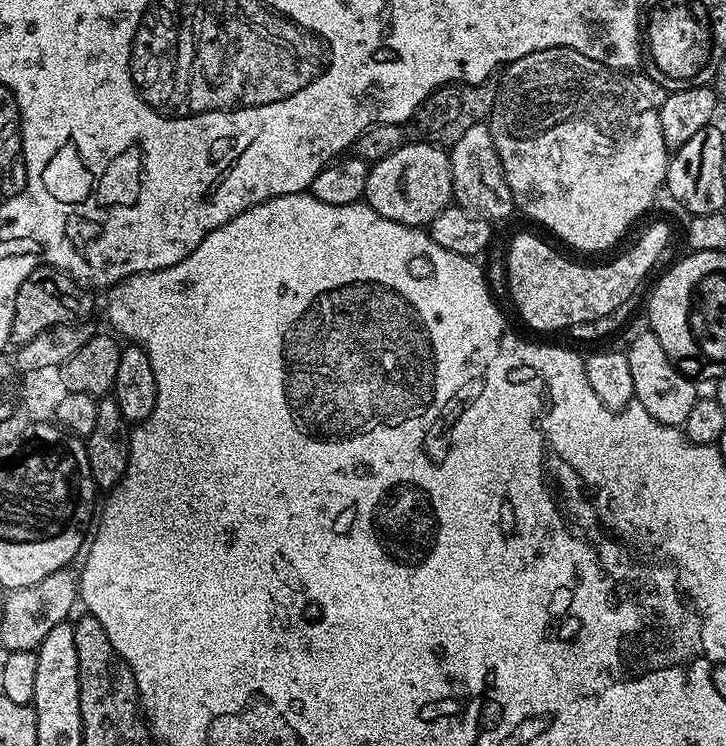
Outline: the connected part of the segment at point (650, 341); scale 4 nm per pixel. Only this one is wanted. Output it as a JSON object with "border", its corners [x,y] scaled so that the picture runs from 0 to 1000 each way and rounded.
{"border":[[[897,442],[886,444],[862,462],[868,501],[873,505],[875,540],[883,542],[890,555],[906,566],[941,571],[961,534],[960,516],[939,503],[923,480],[917,480],[917,469],[912,469],[912,458],[906,458],[902,448]]]}

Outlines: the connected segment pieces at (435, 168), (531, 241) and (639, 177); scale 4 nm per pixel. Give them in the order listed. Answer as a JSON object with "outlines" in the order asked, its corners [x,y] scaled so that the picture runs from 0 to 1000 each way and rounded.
{"outlines":[[[[559,190],[537,212],[526,212],[507,227],[500,267],[526,292],[566,306],[594,302],[609,282],[624,272],[623,235],[617,204],[605,193]]],[[[904,295],[855,343],[846,345],[839,354],[815,355],[781,349],[736,312],[716,311],[701,324],[700,345],[694,349],[705,408],[712,421],[738,445],[775,446],[792,434],[829,426],[877,395],[882,379],[919,335],[924,316],[919,298]]],[[[753,64],[705,79],[687,98],[680,142],[669,162],[709,277],[799,338],[846,331],[864,314],[871,295],[902,271],[920,239],[923,200],[912,185],[906,149],[871,130],[871,113],[843,102],[847,92],[784,64]]]]}

